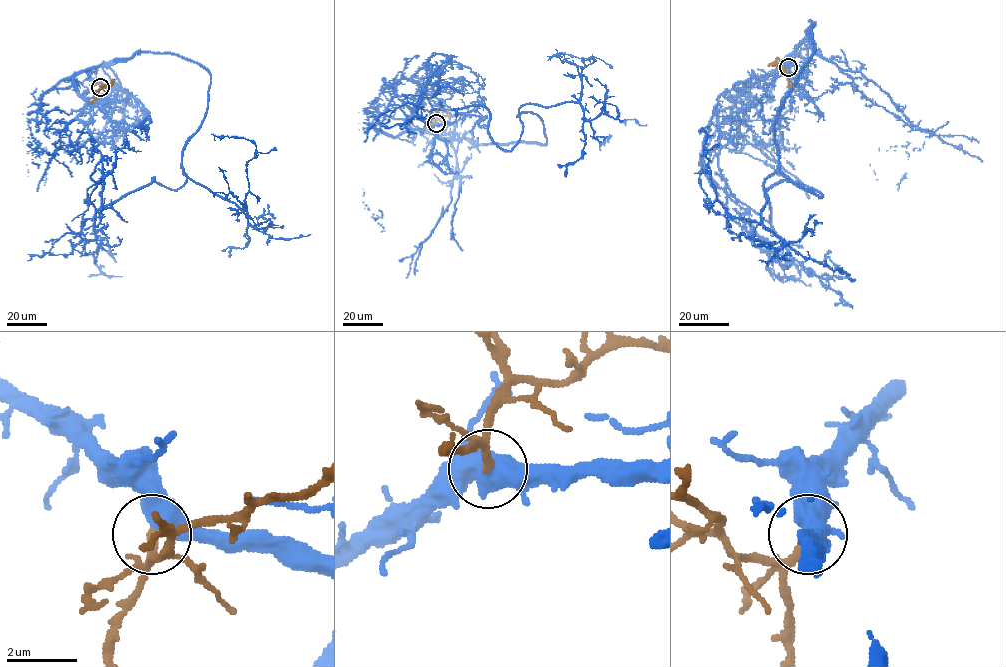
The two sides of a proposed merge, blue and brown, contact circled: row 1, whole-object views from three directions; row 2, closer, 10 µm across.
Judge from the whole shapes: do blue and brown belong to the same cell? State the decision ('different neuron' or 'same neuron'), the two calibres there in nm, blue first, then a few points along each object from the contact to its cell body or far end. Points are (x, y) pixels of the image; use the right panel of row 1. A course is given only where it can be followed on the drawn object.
same neuron; 480 nm thick on the blue side, 260 nm on the other; blue runs (788, 67), (813, 23), (812, 58), (774, 126), (778, 168), (760, 222), (733, 218), (718, 199), (706, 134); brown runs (788, 67), (788, 86), (794, 88)

